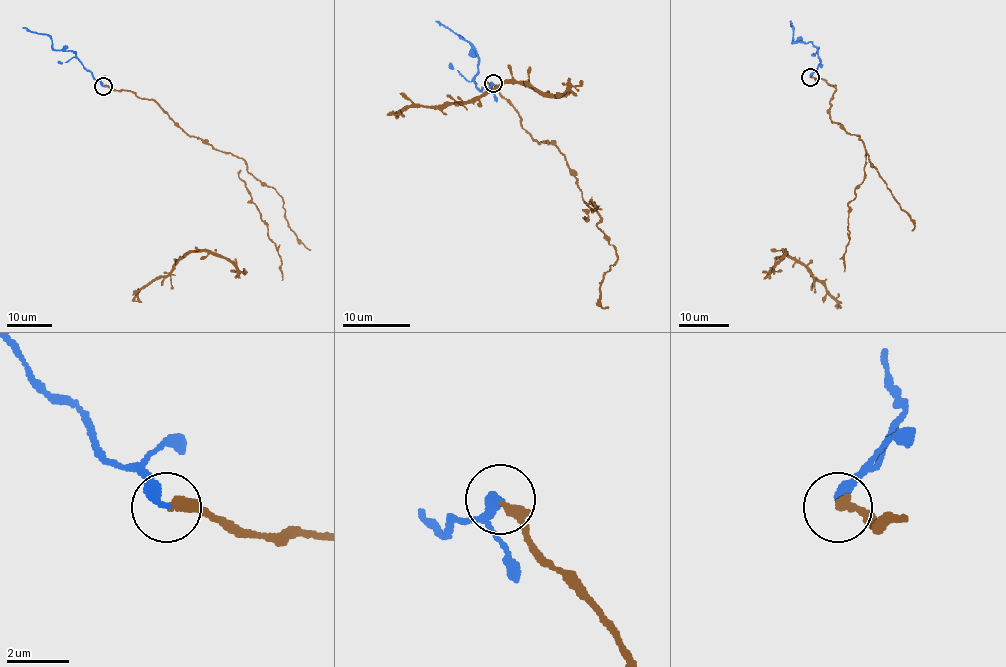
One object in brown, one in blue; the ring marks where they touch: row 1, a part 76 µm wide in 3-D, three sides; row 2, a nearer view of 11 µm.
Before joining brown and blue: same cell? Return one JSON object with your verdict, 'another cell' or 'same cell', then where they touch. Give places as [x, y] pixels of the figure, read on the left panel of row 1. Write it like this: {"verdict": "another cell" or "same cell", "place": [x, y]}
{"verdict": "same cell", "place": [103, 86]}

